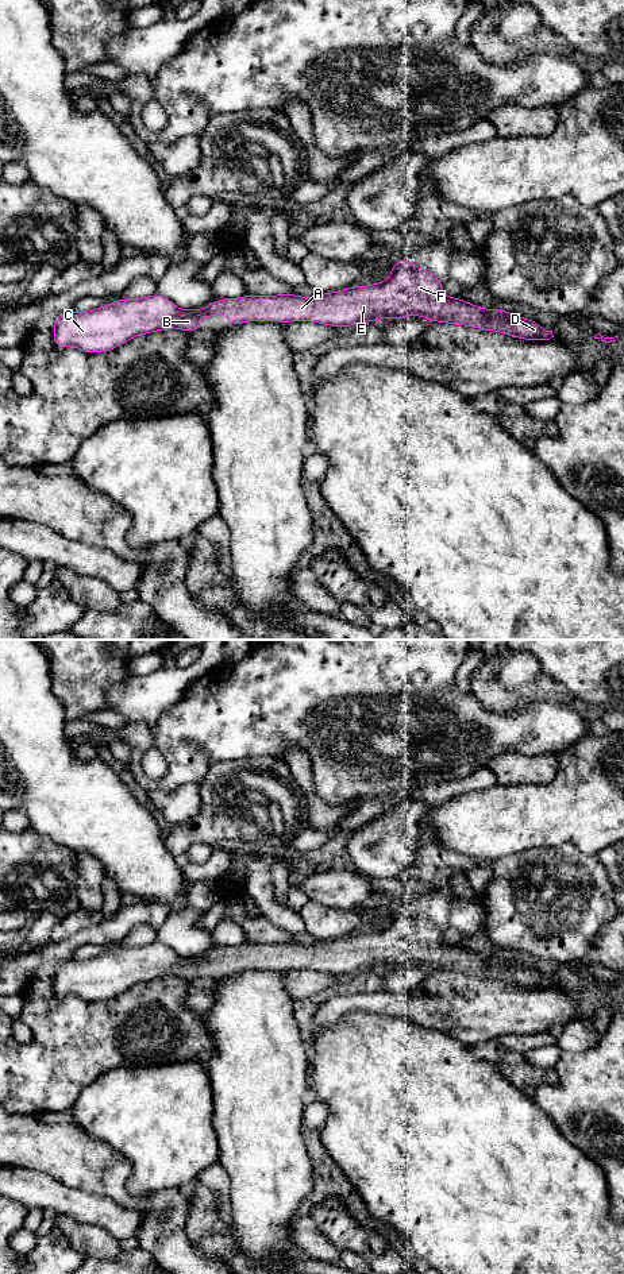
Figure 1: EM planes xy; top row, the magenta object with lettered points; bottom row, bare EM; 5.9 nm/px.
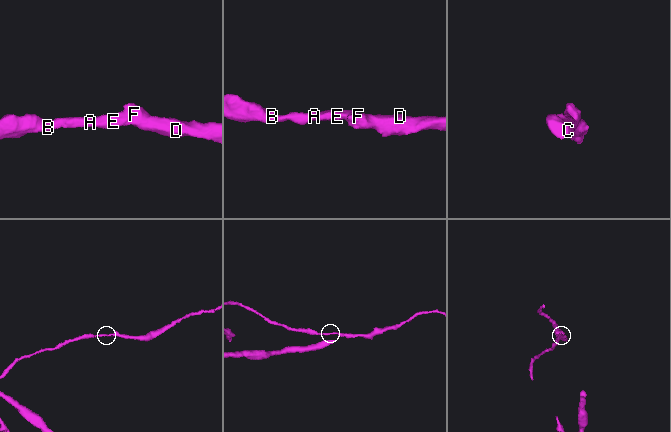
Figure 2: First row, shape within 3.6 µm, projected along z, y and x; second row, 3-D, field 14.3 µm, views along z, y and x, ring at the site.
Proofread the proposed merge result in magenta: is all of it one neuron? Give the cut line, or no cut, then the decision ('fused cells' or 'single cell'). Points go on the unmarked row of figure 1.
cut none; single cell

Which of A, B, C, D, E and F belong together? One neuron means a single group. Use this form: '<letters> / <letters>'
A B C D E F

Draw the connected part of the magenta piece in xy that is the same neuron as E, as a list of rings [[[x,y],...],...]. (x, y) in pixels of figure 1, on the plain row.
[[[409,906],[394,910],[390,915],[392,923],[382,930],[367,934],[353,934],[348,937],[317,942],[305,946],[297,942],[257,943],[250,942],[238,946],[220,946],[201,957],[180,957],[167,945],[155,941],[145,946],[128,946],[96,956],[89,960],[69,958],[53,966],[53,988],[55,995],[76,995],[82,1000],[109,1000],[123,993],[135,984],[177,976],[189,981],[201,977],[199,968],[217,964],[223,960],[228,964],[230,973],[250,969],[312,969],[331,974],[351,974],[367,969],[380,969],[385,965],[401,968],[408,964],[421,964],[431,969],[455,972],[484,978],[500,980],[521,988],[550,988],[552,978],[544,978],[536,969],[517,965],[502,957],[485,957],[469,951],[459,945],[446,945],[443,933],[438,923],[415,914]]]

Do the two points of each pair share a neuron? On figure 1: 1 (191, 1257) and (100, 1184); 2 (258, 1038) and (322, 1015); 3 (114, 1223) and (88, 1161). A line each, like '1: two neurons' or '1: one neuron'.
1: one neuron
2: two neurons
3: two neurons

